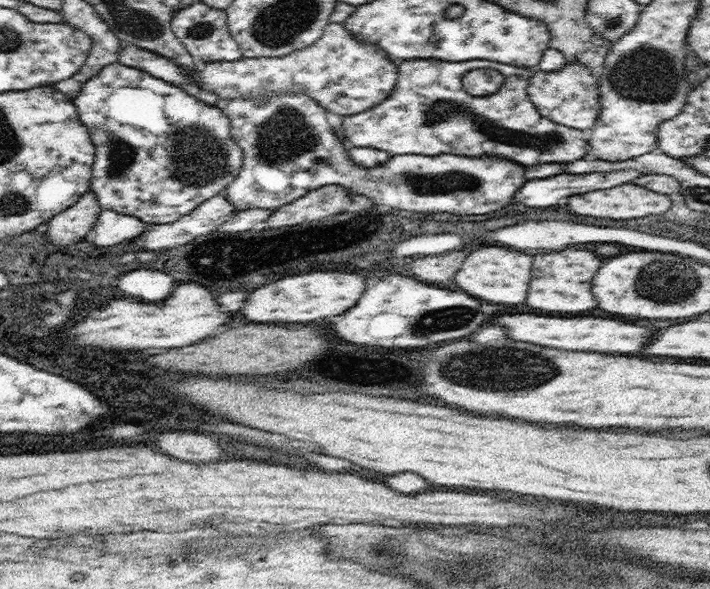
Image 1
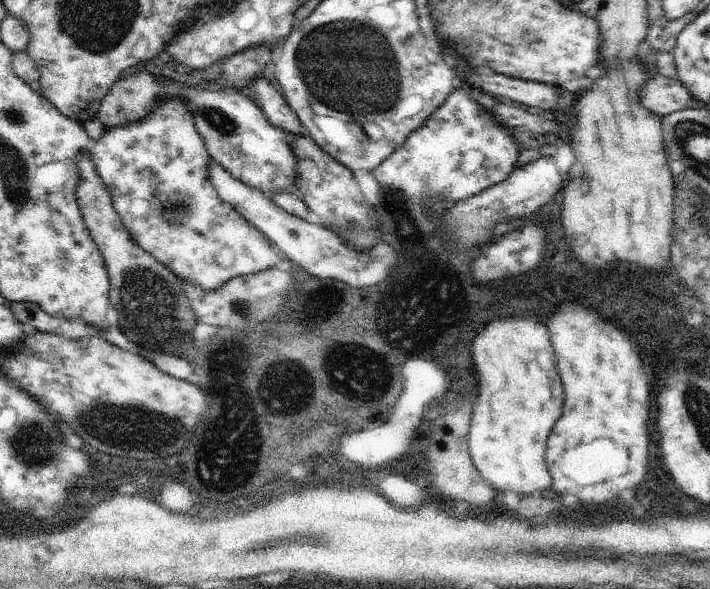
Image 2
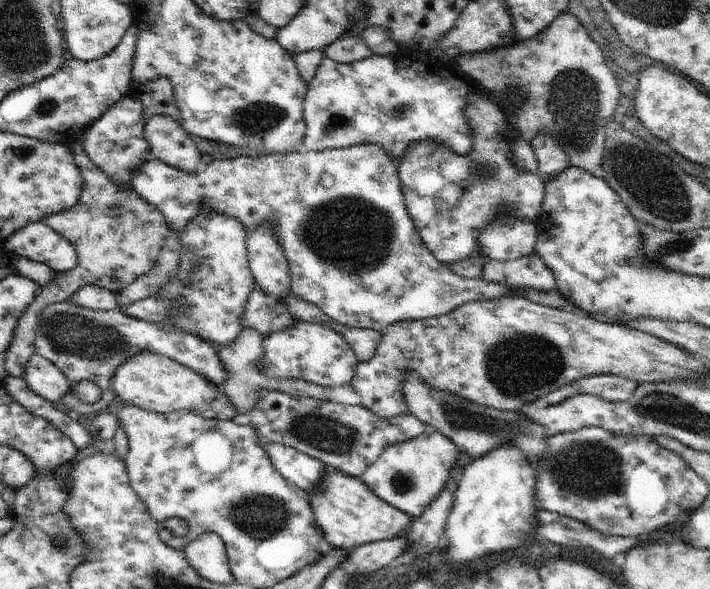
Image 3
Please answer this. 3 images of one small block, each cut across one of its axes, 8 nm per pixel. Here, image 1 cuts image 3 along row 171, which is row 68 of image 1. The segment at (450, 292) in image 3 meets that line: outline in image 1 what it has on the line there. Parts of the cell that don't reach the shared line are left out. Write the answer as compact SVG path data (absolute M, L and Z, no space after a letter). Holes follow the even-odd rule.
M330 23L325 27L322 36L313 45L306 46L300 50L290 52L283 57L242 57L232 62L206 62L203 70L196 70L192 76L188 72L160 54L151 53L150 50L140 48L136 45L124 45L118 51L118 63L140 70L146 71L156 78L161 78L166 82L176 84L195 84L199 88L206 89L222 99L248 98L266 93L306 93L312 97L316 103L322 105L326 110L332 111L342 116L350 116L368 110L390 96L398 82L398 63L390 60L386 52L370 42L360 42L356 40L342 23Z

